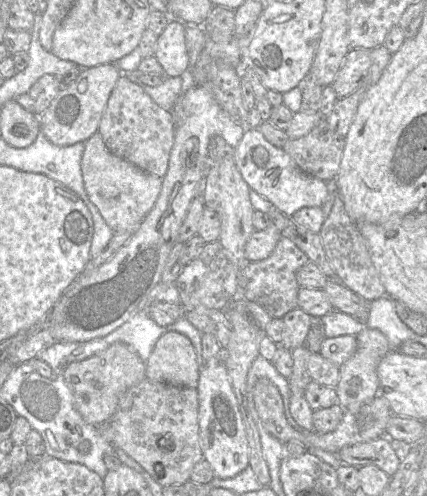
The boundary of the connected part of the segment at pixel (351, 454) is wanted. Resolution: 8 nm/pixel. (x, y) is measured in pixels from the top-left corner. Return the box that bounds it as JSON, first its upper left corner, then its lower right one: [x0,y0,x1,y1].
[337,438,402,478]

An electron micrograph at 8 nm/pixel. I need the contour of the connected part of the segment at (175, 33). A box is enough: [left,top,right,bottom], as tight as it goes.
[154,20,189,77]

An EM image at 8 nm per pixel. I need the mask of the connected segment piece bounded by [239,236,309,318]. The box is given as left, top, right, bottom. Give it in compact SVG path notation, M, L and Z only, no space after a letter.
M281 237L269 257L264 260L247 262L240 272L246 277L246 287L239 297L262 306L272 318L282 318L298 307L297 270L309 261L307 255L288 237Z

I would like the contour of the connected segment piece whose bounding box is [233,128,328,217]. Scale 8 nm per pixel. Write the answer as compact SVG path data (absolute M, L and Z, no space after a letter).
M258 128L246 129L233 150L236 166L250 189L269 200L280 212L291 217L303 207L322 207L328 197L324 180L304 173L289 154L268 142Z

